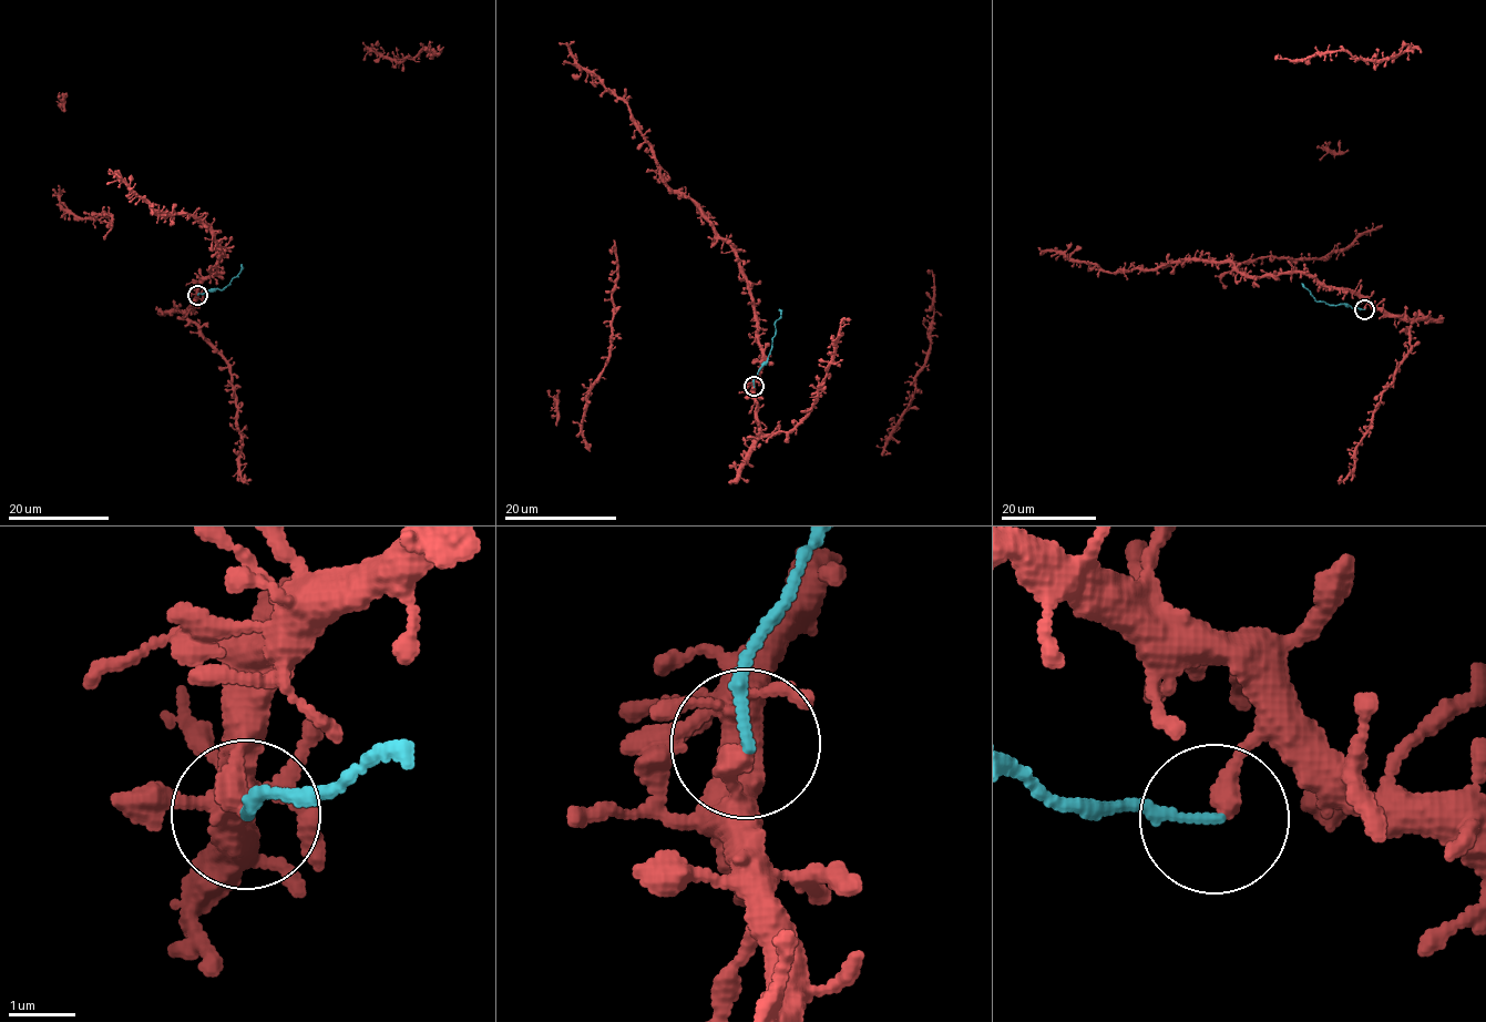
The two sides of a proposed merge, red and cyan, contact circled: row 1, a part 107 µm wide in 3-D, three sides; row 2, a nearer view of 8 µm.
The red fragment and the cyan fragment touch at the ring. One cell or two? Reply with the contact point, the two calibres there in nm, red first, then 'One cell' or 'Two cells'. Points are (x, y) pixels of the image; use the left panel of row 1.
Place: (197, 295). Thickness 320 nm (red) against 160 nm. Two cells

